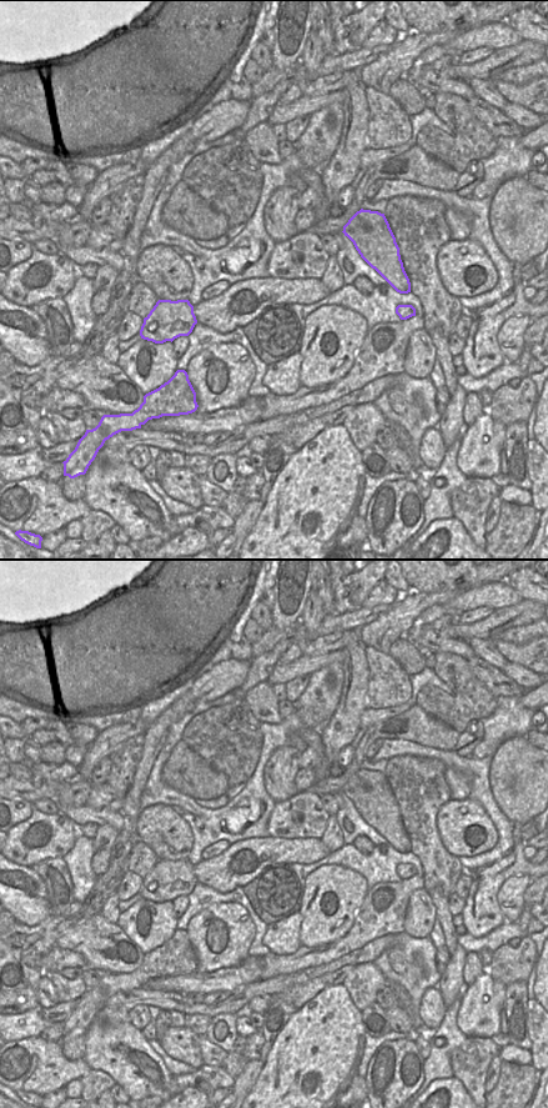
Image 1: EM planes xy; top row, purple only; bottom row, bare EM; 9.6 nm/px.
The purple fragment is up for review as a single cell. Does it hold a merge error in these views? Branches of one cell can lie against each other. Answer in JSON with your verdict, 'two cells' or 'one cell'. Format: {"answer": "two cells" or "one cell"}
{"answer": "two cells"}

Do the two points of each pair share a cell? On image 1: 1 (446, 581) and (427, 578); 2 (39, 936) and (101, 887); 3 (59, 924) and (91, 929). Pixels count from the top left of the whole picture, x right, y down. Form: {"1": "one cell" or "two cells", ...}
{"1": "one cell", "2": "one cell", "3": "two cells"}

